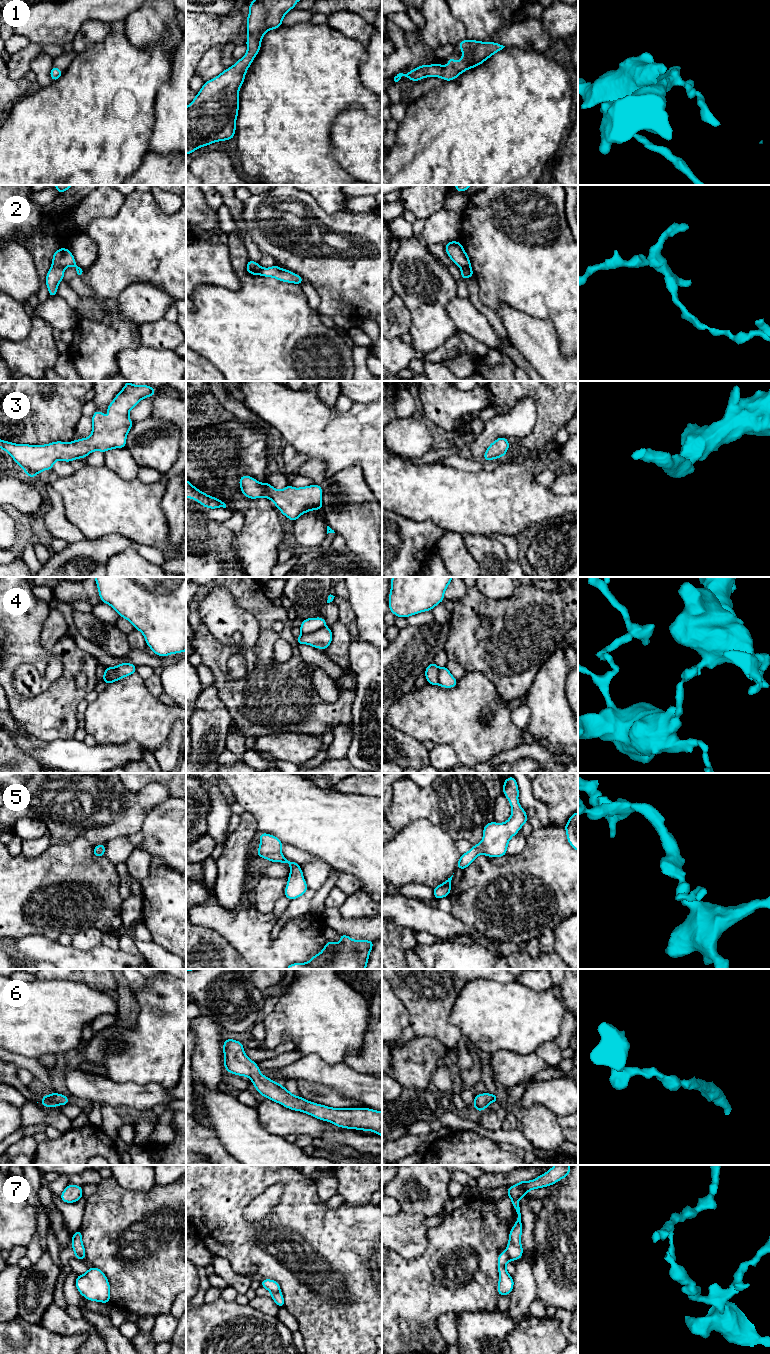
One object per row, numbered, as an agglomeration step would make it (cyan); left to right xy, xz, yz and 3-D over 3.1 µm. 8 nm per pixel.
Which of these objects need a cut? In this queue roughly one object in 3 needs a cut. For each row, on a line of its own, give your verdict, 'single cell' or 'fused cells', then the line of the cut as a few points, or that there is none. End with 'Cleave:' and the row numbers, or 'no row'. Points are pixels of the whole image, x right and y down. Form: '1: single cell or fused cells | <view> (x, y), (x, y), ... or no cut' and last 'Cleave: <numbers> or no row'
1: single cell | no cut
2: fused cells | xy (52, 264), (64, 268)
3: single cell | no cut
4: fused cells | xz (325, 626), (312, 632), (301, 633)
5: single cell | no cut
6: single cell | no cut
7: fused cells | yz (506, 1251), (509, 1260)
Cleave: 2, 4, 7

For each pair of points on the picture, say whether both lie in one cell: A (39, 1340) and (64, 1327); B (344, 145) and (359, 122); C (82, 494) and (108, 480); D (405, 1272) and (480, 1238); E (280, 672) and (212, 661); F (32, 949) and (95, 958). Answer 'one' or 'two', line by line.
A: two
B: one
C: one
D: one
E: one
F: one

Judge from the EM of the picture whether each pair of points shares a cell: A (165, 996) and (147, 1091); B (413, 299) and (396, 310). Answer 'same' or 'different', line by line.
A: different
B: different

